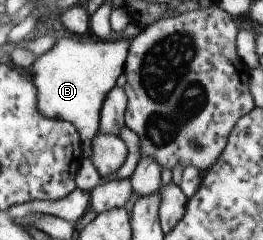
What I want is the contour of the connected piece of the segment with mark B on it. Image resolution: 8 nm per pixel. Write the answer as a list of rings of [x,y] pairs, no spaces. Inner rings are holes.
[[[62,36],[62,38],[56,38],[52,48],[44,52],[42,56],[35,58],[27,69],[31,77],[31,84],[36,90],[36,111],[47,120],[65,121],[72,124],[79,133],[84,158],[90,157],[90,140],[98,132],[101,105],[107,93],[117,85],[116,79],[118,76],[123,74],[124,62],[126,61],[130,46],[131,40],[128,38],[86,42],[86,40],[74,40],[70,36]]]

